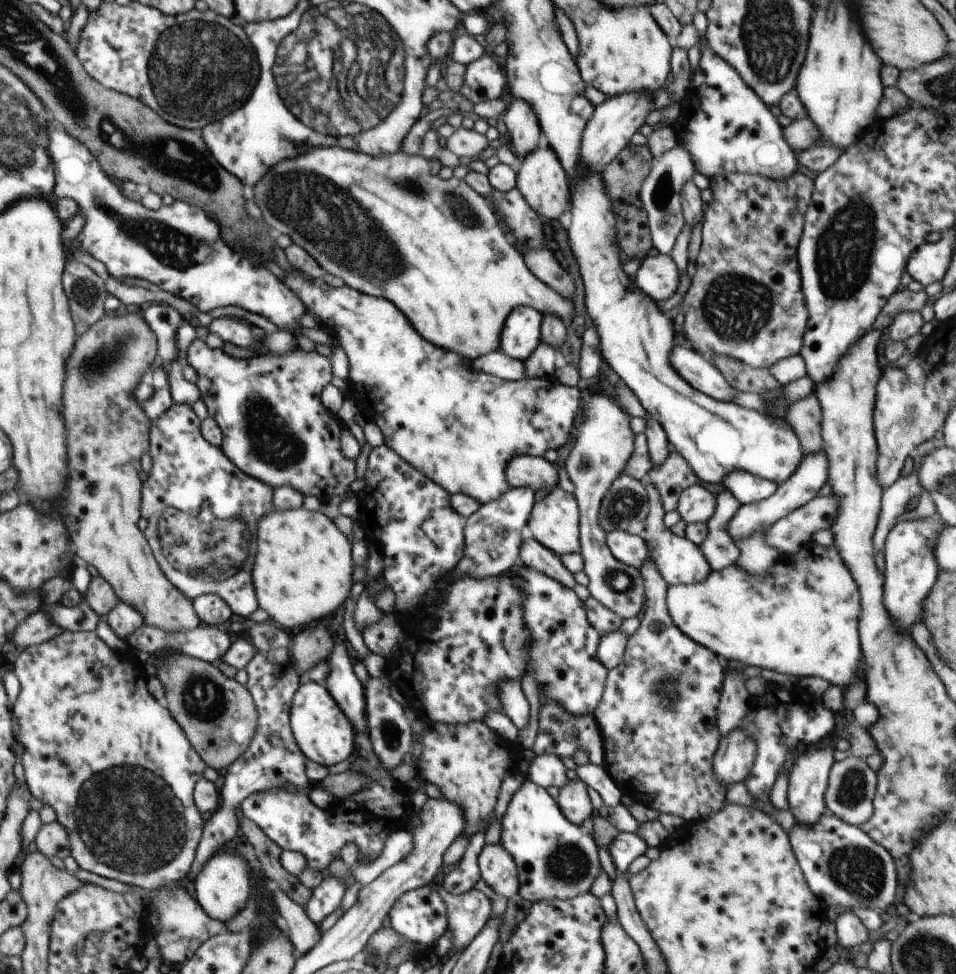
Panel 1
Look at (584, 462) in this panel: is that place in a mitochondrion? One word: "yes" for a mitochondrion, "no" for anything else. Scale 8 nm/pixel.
yes

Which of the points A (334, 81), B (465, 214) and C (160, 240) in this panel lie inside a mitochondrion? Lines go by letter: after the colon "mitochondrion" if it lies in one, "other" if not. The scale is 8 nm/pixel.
A: mitochondrion
B: mitochondrion
C: mitochondrion

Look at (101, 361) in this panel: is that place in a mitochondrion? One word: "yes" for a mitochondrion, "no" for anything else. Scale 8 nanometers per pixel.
yes

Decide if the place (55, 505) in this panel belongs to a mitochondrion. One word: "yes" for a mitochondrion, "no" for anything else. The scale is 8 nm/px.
no

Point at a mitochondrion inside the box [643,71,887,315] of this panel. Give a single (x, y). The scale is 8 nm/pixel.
(844, 252)

